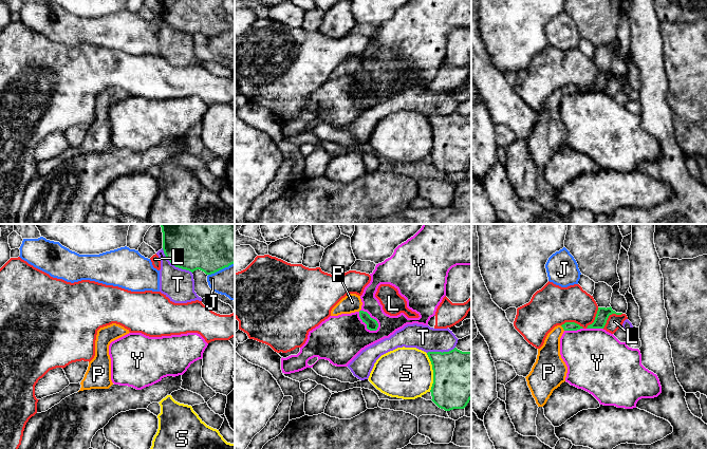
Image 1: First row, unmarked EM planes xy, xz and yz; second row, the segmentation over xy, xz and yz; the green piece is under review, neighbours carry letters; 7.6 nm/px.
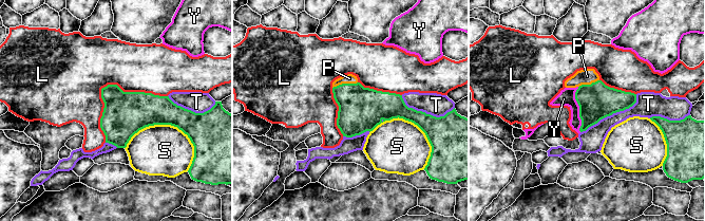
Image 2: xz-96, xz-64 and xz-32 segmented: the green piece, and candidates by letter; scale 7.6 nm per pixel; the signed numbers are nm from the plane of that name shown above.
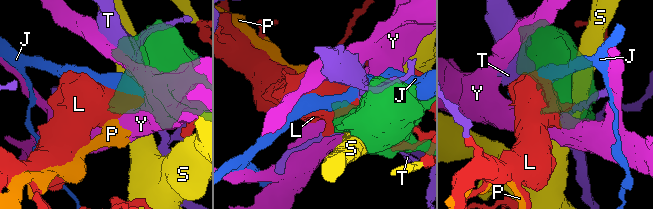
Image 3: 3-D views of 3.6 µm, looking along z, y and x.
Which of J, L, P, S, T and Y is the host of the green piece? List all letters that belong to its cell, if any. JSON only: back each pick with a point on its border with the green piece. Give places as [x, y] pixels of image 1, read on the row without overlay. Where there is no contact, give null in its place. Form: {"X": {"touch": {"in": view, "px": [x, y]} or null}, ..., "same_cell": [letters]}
{"P": {"touch": {"in": "yz", "px": [562, 90]}}, "same_cell": ["P"]}

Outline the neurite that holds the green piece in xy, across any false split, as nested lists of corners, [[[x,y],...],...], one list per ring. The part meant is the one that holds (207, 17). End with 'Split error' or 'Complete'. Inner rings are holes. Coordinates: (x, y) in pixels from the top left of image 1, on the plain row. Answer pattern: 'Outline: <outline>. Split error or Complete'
Outline: [[[163,0],[163,14],[175,31],[191,36],[200,33],[206,38],[211,38],[235,26],[235,0]]]. Complete

